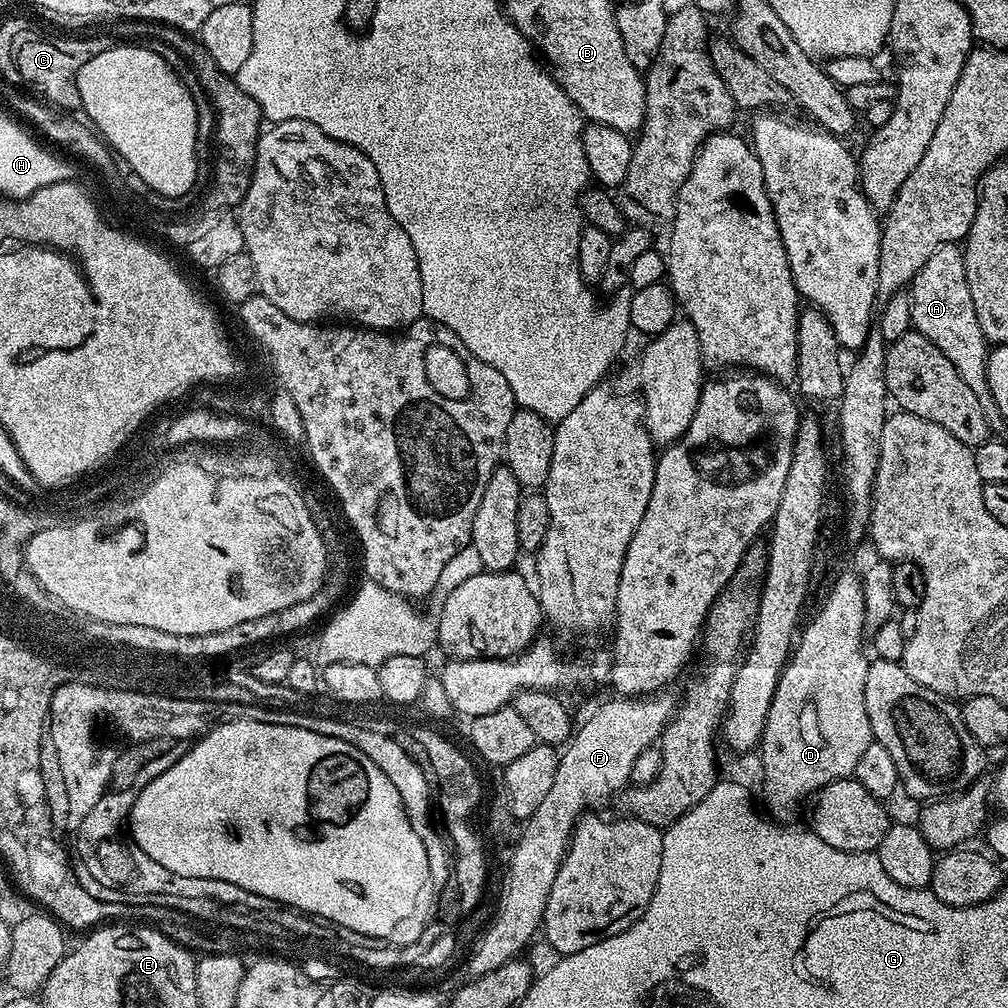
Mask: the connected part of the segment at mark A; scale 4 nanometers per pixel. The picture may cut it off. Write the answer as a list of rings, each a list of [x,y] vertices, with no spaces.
[[[959,243],[942,246],[926,258],[926,266],[917,270],[911,282],[910,299],[912,328],[930,338],[930,342],[954,362],[954,370],[958,370],[962,382],[974,390],[974,398],[978,398],[978,406],[982,406],[982,414],[986,414],[989,429],[1000,434],[1006,428],[1006,421],[998,410],[998,402],[994,402],[988,381],[990,345],[982,334],[982,326],[978,326],[978,314],[974,314],[974,298],[970,298],[970,282],[966,282],[966,262]]]

